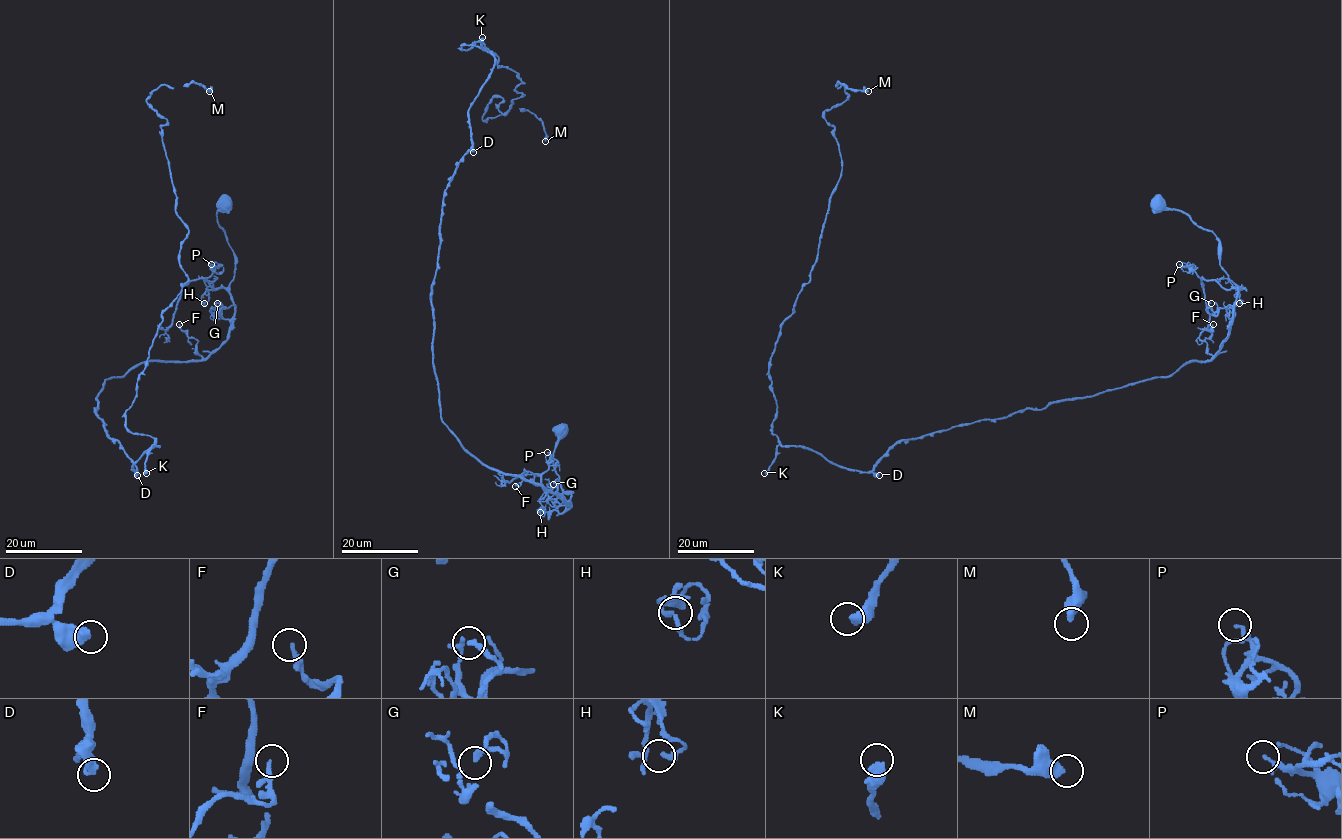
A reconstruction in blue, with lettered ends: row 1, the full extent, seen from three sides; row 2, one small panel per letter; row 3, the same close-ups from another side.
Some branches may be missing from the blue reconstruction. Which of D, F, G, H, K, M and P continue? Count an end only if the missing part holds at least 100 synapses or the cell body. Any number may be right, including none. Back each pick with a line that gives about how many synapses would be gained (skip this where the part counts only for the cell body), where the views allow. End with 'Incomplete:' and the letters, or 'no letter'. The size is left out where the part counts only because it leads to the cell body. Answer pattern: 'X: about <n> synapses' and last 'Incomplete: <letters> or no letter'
K: about 180 synapses
Incomplete: K

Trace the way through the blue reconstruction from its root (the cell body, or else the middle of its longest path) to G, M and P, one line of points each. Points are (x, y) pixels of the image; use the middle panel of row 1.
G: (564, 430), (552, 464), (563, 490), (571, 493), (566, 510), (571, 504), (556, 490), (559, 481), (553, 484)
M: (564, 430), (566, 510), (441, 417), (442, 198), (494, 63), (462, 45), (523, 82), (482, 118), (545, 141)
P: (564, 430), (552, 459), (563, 490), (571, 493), (562, 513), (542, 487), (542, 475), (548, 468), (547, 452)

